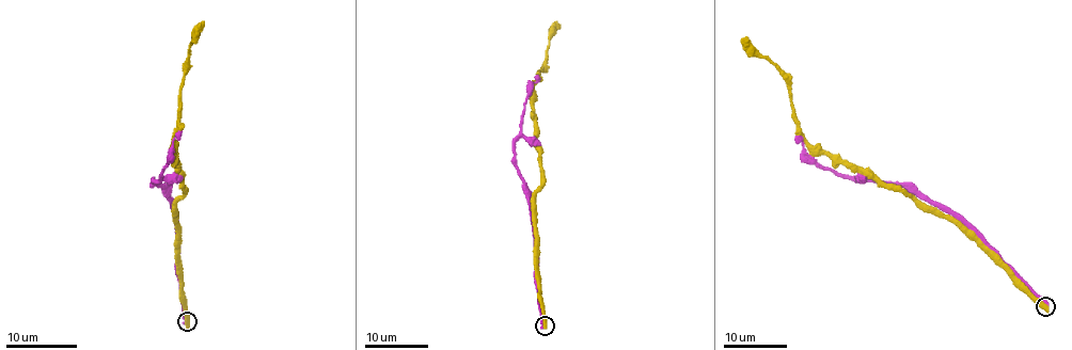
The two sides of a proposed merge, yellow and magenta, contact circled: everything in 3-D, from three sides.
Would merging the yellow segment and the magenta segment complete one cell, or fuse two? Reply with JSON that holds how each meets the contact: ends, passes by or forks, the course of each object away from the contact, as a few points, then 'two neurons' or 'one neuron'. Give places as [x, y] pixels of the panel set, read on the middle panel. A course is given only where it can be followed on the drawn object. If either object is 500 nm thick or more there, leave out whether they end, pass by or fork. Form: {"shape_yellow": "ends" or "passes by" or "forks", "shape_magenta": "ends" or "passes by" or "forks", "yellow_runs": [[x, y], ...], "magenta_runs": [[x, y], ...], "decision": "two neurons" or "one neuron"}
{"yellow_runs": [[545, 327], [537, 271], [536, 206], [540, 145], [534, 86], [541, 69], [550, 28], [556, 21]], "magenta_runs": [[545, 327], [537, 286], [531, 204], [515, 158], [515, 138], [520, 132], [530, 86], [540, 78]], "decision": "two neurons"}

